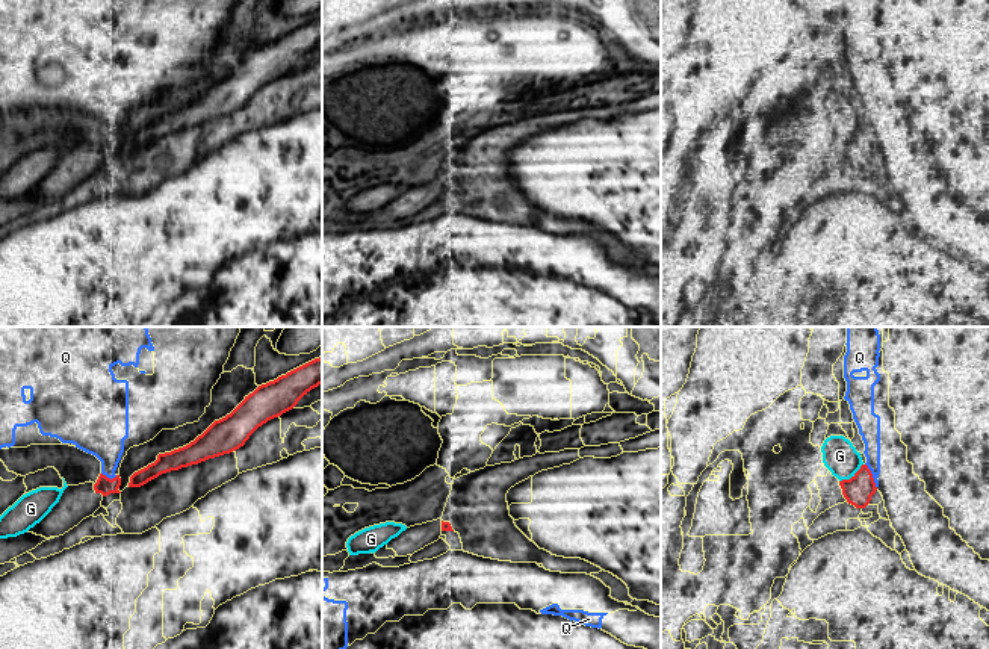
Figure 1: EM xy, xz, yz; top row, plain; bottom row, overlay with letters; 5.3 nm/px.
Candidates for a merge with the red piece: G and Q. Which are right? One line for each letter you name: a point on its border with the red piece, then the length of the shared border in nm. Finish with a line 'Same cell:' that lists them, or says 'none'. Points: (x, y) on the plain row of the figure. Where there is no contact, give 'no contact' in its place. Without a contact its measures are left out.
Same cell: none

